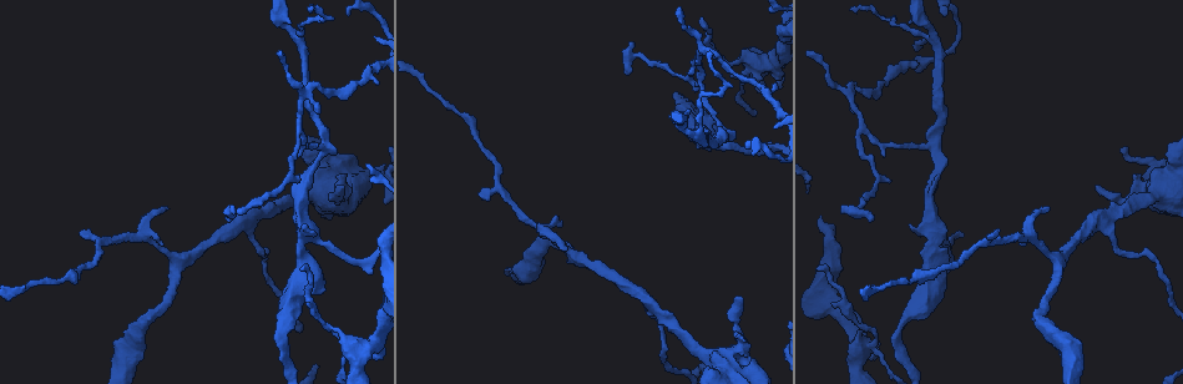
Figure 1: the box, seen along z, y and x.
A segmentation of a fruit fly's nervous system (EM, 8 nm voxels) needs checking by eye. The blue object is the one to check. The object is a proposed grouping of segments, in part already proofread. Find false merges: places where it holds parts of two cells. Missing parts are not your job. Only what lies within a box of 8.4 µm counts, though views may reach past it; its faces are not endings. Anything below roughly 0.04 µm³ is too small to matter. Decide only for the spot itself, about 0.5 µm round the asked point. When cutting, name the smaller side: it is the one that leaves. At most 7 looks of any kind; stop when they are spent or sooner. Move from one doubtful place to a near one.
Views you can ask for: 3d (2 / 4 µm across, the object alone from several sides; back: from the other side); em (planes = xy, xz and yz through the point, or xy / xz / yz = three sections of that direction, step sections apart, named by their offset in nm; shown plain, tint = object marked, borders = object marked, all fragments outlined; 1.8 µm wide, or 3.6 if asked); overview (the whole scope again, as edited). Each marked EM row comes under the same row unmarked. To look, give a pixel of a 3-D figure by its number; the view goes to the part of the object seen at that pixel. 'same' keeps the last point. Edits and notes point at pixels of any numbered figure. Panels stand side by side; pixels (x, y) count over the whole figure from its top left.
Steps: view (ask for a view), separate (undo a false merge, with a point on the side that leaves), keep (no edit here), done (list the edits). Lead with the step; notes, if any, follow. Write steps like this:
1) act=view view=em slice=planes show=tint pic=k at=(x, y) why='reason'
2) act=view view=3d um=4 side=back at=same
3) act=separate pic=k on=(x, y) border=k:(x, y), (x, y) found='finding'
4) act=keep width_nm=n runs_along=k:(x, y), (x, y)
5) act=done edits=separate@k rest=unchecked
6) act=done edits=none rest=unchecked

act=view view=em slice=yz step=4 show=tint pic=1 at=(359, 354) why='branch point'

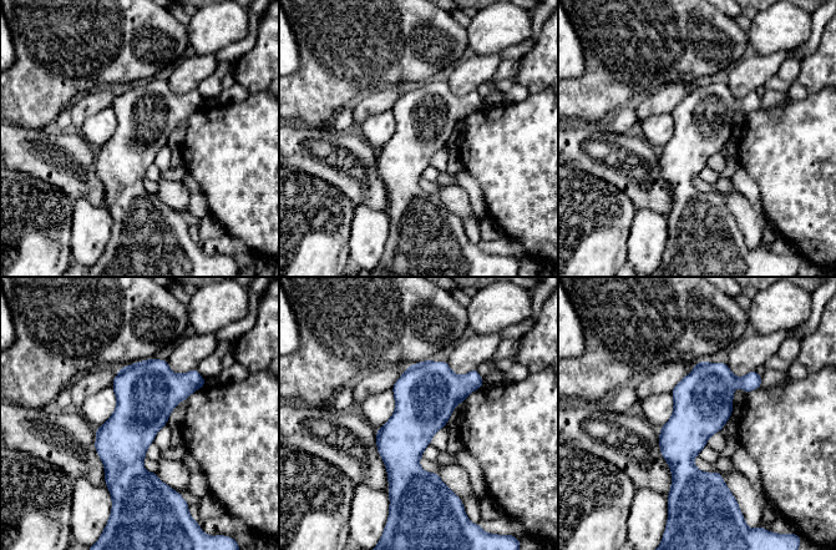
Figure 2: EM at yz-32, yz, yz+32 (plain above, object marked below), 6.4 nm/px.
act=view view=em slice=planes show=tint at=same why='another direction'

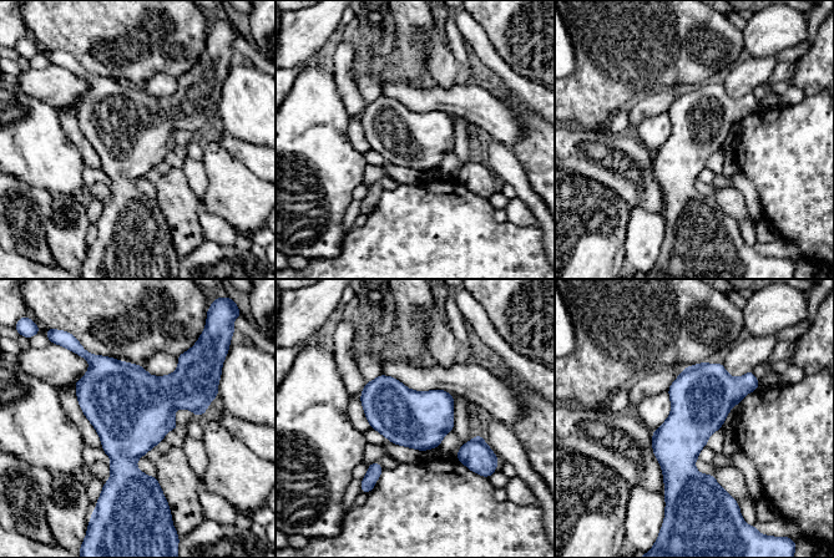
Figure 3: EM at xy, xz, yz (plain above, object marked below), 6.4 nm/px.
act=keep width_nm=360 found='one cell here'

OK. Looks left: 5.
act=view view=em slice=yz step=16 show=tint pic=1 at=(322, 146) why='three arms meet'

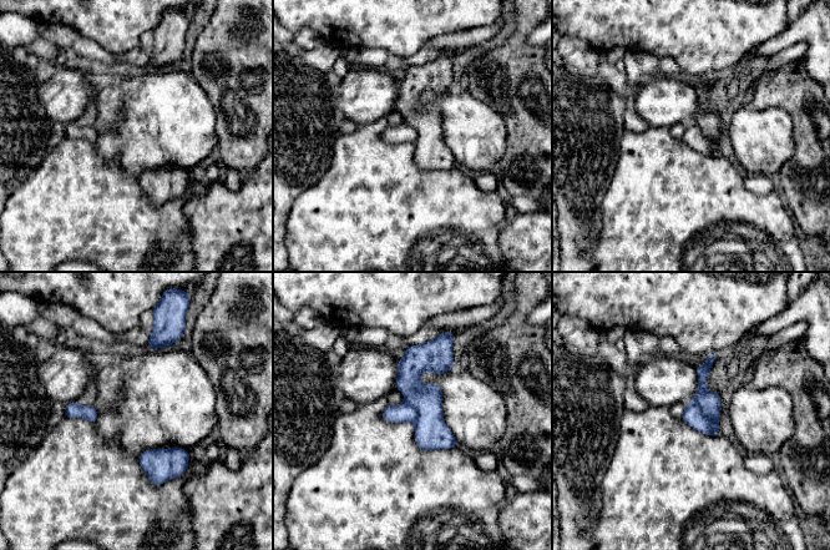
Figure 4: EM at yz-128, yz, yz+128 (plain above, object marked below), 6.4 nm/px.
act=view view=em slice=planes show=tint at=same

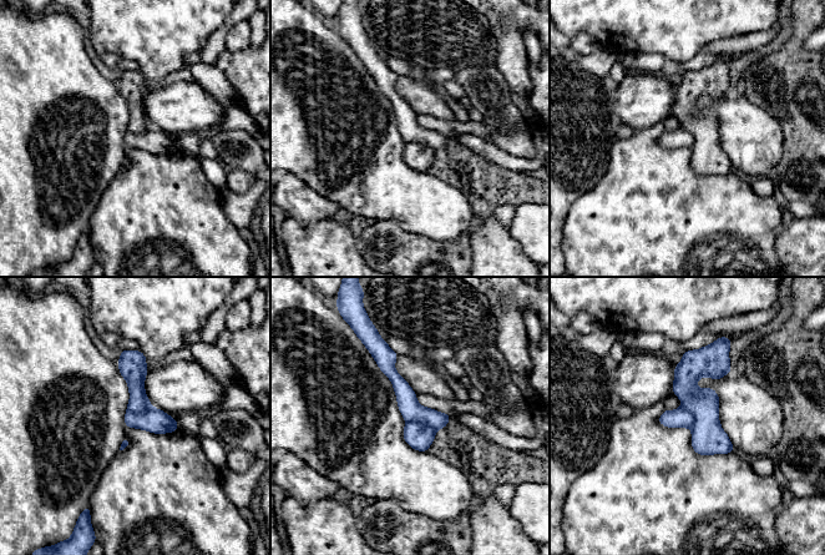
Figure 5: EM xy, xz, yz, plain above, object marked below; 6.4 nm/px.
act=separate pic=5 on=(418, 435) found='a second cell is stuck on'

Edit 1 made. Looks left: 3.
act=view view=overview

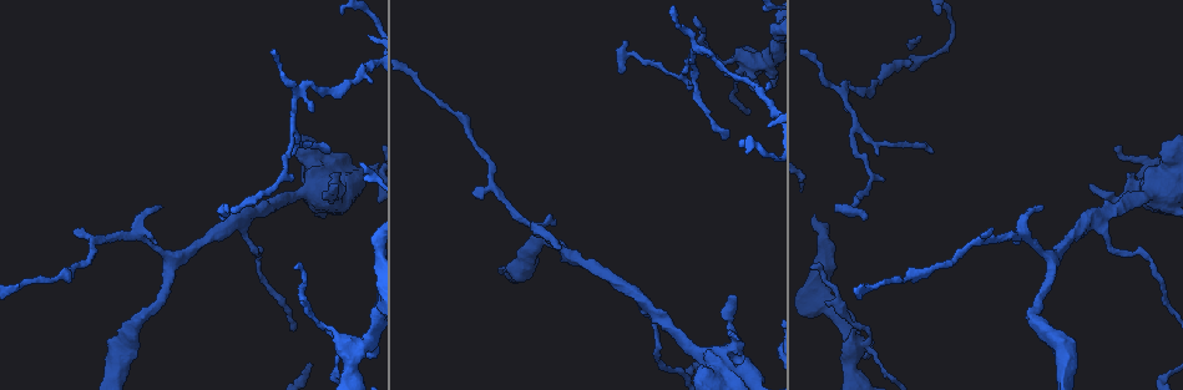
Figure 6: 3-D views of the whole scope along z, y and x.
act=view view=em slice=planes show=tint pic=6 at=(305, 87) why='sharp bend'

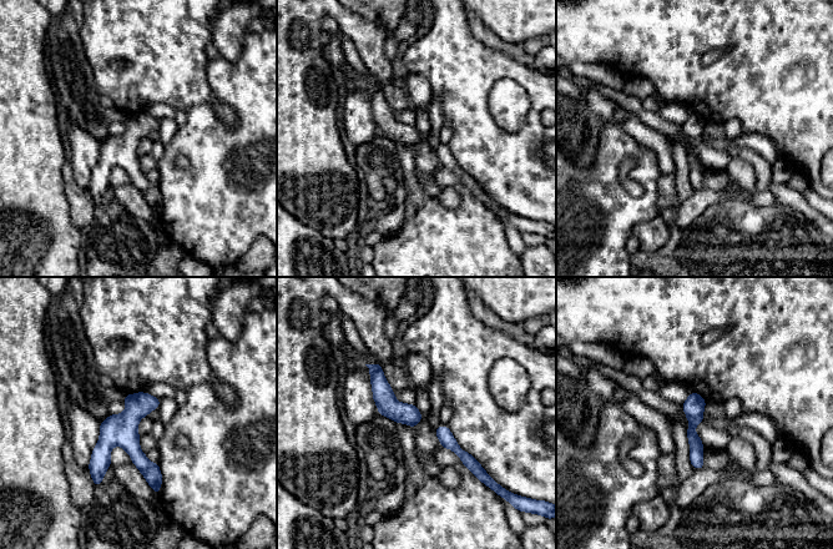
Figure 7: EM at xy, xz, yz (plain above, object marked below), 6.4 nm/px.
act=keep runs_along=7:(155, 401), (106, 442), (97, 479) found='one cell here'

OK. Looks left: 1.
act=done edits=separate@5 rest=unchecked

